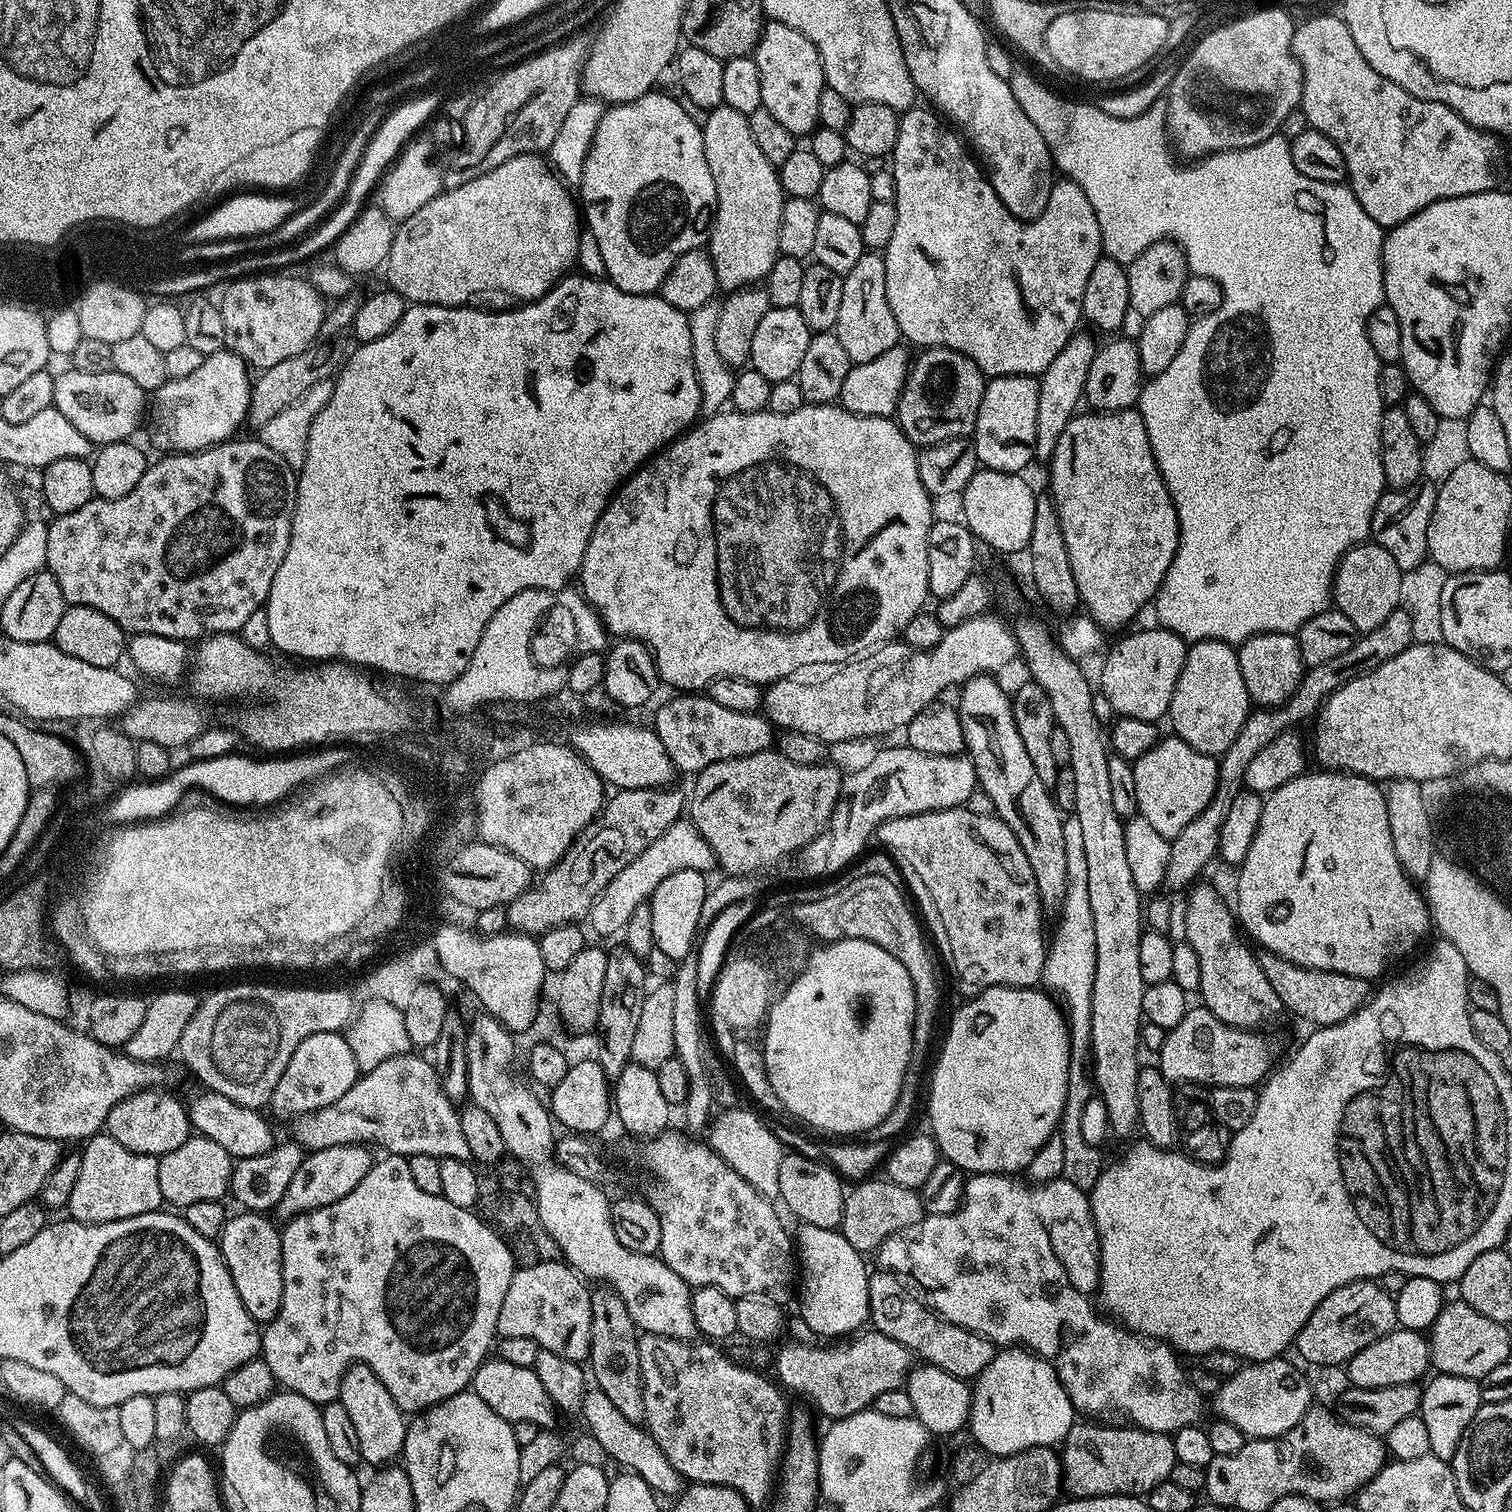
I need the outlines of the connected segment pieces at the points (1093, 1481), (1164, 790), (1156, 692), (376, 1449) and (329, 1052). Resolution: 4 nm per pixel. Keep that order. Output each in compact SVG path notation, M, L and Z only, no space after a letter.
M1088 1422L1092 1424L1073 1423L1072 1429L1068 1431L1068 1439L1062 1445L1062 1451L1059 1453L1060 1464L1063 1468L1063 1487L1066 1489L1067 1495L1072 1498L1080 1498L1085 1496L1138 1496L1147 1497L1148 1489L1158 1486L1158 1482L1169 1479L1171 1468L1174 1463L1172 1454L1172 1438L1166 1432L1146 1432L1143 1430L1131 1430L1132 1432L1115 1432L1112 1428L1103 1428L1102 1425L1096 1424L1100 1422Z
M1175 734L1165 735L1150 750L1146 750L1142 758L1135 760L1132 769L1134 790L1138 790L1136 811L1163 836L1171 838L1182 834L1182 829L1194 822L1194 818L1210 806L1210 798L1214 798L1218 782L1217 757L1194 750L1194 746Z
M1159 626L1144 628L1141 632L1131 632L1124 634L1129 634L1129 636L1122 637L1112 649L1111 647L1107 649L1108 657L1100 668L1098 688L1110 702L1113 713L1117 717L1129 716L1139 720L1160 722L1160 719L1168 716L1168 707L1174 698L1174 686L1178 686L1178 674L1182 674L1182 666L1186 662L1189 645L1178 634Z
M355 1363L345 1370L340 1383L338 1403L346 1406L350 1419L354 1421L354 1431L358 1433L358 1450L361 1461L365 1465L368 1463L388 1466L395 1461L392 1460L395 1456L397 1459L403 1453L404 1439L408 1429L405 1413L401 1412L398 1402L390 1398L390 1390L382 1386L378 1374L374 1374L370 1366Z
M338 1032L310 1034L310 1038L302 1041L298 1050L294 1050L290 1062L286 1062L286 1070L282 1070L282 1078L278 1078L278 1086L274 1086L272 1091L270 1108L289 1118L317 1112L338 1102L338 1098L342 1098L342 1094L354 1086L357 1075L354 1050L350 1050L347 1035Z

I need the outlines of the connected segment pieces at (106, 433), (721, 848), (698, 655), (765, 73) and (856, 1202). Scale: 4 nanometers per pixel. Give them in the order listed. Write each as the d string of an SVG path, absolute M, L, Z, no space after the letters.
M67 370L61 376L54 379L53 405L62 414L66 414L66 419L79 430L86 434L86 438L92 441L93 445L103 446L113 444L119 440L128 440L136 432L136 427L141 427L146 416L146 394L140 389L131 378L126 378L126 374L117 372L107 372L106 374L82 374L75 370Z
M769 750L767 752L759 752L758 754L750 754L749 756L743 756L742 758L734 758L733 760L723 760L722 762L714 762L710 766L706 766L700 772L695 773L694 779L696 780L692 784L692 796L690 792L690 799L687 801L686 804L686 812L687 815L690 817L693 826L696 827L698 830L698 834L702 834L702 838L706 838L706 842L710 846L710 850L714 850L714 854L716 855L716 863L718 865L719 871L721 873L730 875L730 876L746 876L749 878L755 877L755 872L764 872L767 868L772 868L775 864L780 864L783 862L784 859L787 858L788 855L799 853L801 848L805 848L805 846L810 843L810 841L815 840L817 836L820 835L821 832L825 831L828 826L828 819L832 816L832 811L834 810L834 806L838 802L838 798L840 797L840 786L842 783L842 772L839 772L838 769L832 765L832 762L825 762L823 764L799 764L798 762L794 762L788 756L780 755L779 751L776 750Z
M833 402L833 403L831 403L831 404L809 404L809 403L805 403L805 405L804 405L804 407L803 407L803 408L799 408L799 409L798 409L798 410L794 410L794 414L774 414L774 413L773 413L773 412L769 412L769 411L767 411L767 410L765 410L765 411L762 411L762 412L755 412L755 413L754 413L754 414L746 414L746 413L745 413L745 412L738 412L738 411L735 411L735 410L721 410L721 411L719 411L719 412L717 412L717 413L716 413L716 415L715 415L715 416L709 416L709 417L707 417L707 418L704 418L704 419L701 419L701 420L700 420L700 421L699 421L699 423L697 423L697 424L696 424L696 425L695 425L695 426L693 426L693 427L691 427L691 428L689 428L689 429L688 429L688 431L687 431L687 432L685 432L685 433L684 433L684 435L683 435L683 436L681 436L681 437L679 437L679 438L677 438L677 439L675 439L675 440L673 440L673 441L672 441L672 443L671 443L671 444L669 444L669 445L667 445L667 447L665 447L665 448L664 448L664 449L663 449L663 450L661 450L661 451L659 451L659 452L657 452L657 453L656 453L656 455L655 455L655 456L653 456L653 457L652 457L652 459L651 459L651 460L649 460L649 461L648 461L648 463L647 463L647 464L645 464L645 465L643 465L643 466L641 466L641 467L639 467L639 468L637 468L637 469L636 469L636 471L635 471L635 472L633 472L633 473L632 473L632 475L631 475L631 476L629 476L629 477L628 477L628 479L627 479L627 480L625 480L625 481L624 481L624 483L623 483L623 484L621 484L621 485L620 485L620 487L619 487L619 488L617 488L617 489L616 489L616 494L615 494L615 496L613 496L613 497L612 497L612 499L611 499L611 500L609 500L609 502L608 502L608 505L606 505L606 506L605 506L605 507L604 507L604 513L602 513L602 515L601 515L601 516L600 516L600 517L599 517L599 518L598 518L598 522L597 522L597 523L596 523L596 525L595 525L595 526L594 526L594 534L590 534L590 538L589 538L589 539L588 539L588 545L587 545L587 546L586 546L586 554L585 554L585 555L584 555L584 557L583 557L583 558L582 558L582 562L581 562L581 563L580 563L580 571L579 571L579 573L578 573L578 581L579 581L579 580L580 580L580 588L581 588L581 590L582 590L582 591L584 591L584 596L583 596L583 599L584 599L584 600L585 600L585 601L587 601L587 603L589 603L589 604L591 604L591 606L592 606L592 608L593 608L593 609L595 609L595 611L596 611L596 613L598 613L598 615L600 615L600 621L601 621L601 622L602 622L602 623L604 623L604 627L605 627L605 628L607 628L607 629L608 629L608 631L609 631L609 633L611 633L611 635L612 635L612 636L613 636L613 637L616 637L616 638L631 638L631 639L633 639L633 640L640 640L640 641L642 641L642 643L644 643L644 644L645 644L645 646L646 646L646 647L648 647L648 648L649 648L649 650L650 650L650 651L651 651L651 652L652 652L652 660L653 660L653 661L654 661L654 662L655 662L655 663L656 663L656 672L657 672L657 674L658 674L658 675L660 675L660 679L661 679L661 681L663 681L663 683L664 683L664 684L665 684L665 685L666 685L666 684L667 684L667 683L668 683L668 684L669 684L669 686L670 686L670 687L672 687L672 688L676 688L676 689L672 689L672 690L679 690L679 691L680 691L680 692L681 692L681 693L684 693L684 694L696 694L696 693L699 693L699 692L700 692L700 691L701 691L701 690L704 690L704 689L707 689L707 686L708 686L708 681L709 681L709 680L716 680L716 679L717 679L717 678L719 678L719 676L733 676L733 677L734 677L734 678L746 678L746 679L747 679L747 680L749 680L749 681L750 681L750 682L754 682L754 683L755 683L755 684L759 684L759 685L761 685L761 686L767 686L767 685L769 685L769 684L773 684L773 683L774 683L774 682L775 682L775 681L776 681L776 680L777 680L777 679L778 679L778 678L786 678L786 674L794 674L794 670L802 670L802 666L814 666L814 665L815 665L815 664L845 664L845 663L846 663L846 661L847 661L847 660L854 660L854 659L857 659L857 658L860 658L860 657L863 657L863 656L864 656L864 655L865 655L865 654L867 654L867 653L869 653L869 652L871 652L871 651L873 651L873 650L875 650L875 649L877 649L877 648L879 648L879 647L880 647L880 645L882 645L882 644L886 644L886 643L889 643L889 642L892 642L892 641L895 641L895 640L896 640L896 639L897 639L897 637L899 637L899 636L900 636L900 635L901 635L901 633L903 633L903 630L904 630L904 627L905 627L905 626L906 626L906 622L910 622L910 618L914 618L914 617L915 617L915 616L917 616L917 615L918 615L918 613L920 613L920 611L922 611L922 609L923 609L923 608L924 608L924 607L925 607L925 605L927 605L927 604L924 604L924 603L926 603L926 602L927 602L927 600L930 600L930 593L929 593L929 591L928 591L928 579L929 579L929 578L930 578L930 562L929 562L929 561L928 561L928 535L929 535L929 534L930 534L930 530L931 530L931 529L932 529L932 525L933 525L933 523L934 523L934 515L933 515L933 516L932 516L932 504L934 504L934 500L933 500L933 497L931 497L931 496L929 496L929 495L928 495L928 491L927 491L927 490L926 490L926 486L922 486L922 478L918 478L918 462L917 462L917 461L916 461L916 458L917 458L917 455L918 455L918 449L917 449L917 447L916 447L916 445L915 445L915 444L911 444L911 443L910 443L910 441L908 441L908 439L907 439L907 438L906 438L906 434L905 434L905 433L904 433L904 431L903 431L903 430L901 430L901 429L900 429L900 426L899 426L899 424L897 424L897 423L896 423L896 421L895 421L895 419L892 419L892 418L889 418L889 417L887 417L887 416L863 416L863 415L862 415L862 414L854 414L854 413L853 413L853 412L851 412L851 411L850 411L850 410L846 410L846 409L845 409L845 408L842 408L842 407L840 407L840 405L839 405L839 403L836 403L836 402Z
M769 19L760 32L754 59L758 66L758 74L762 78L763 108L770 110L774 119L781 126L786 126L786 130L790 130L792 136L811 137L820 122L818 102L822 99L822 90L826 86L822 62L814 42L798 34L798 30L790 30L790 26Z
M869 1178L853 1183L847 1189L842 1222L838 1229L841 1235L854 1246L854 1250L863 1254L875 1253L884 1240L914 1226L926 1215L917 1189L898 1186L887 1178L876 1179Z

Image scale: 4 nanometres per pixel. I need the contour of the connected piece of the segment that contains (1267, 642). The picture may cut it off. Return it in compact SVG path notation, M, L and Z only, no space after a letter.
M1263 632L1239 645L1236 657L1242 682L1246 682L1248 699L1262 708L1277 708L1285 704L1304 680L1306 665L1302 658L1300 641L1290 632Z

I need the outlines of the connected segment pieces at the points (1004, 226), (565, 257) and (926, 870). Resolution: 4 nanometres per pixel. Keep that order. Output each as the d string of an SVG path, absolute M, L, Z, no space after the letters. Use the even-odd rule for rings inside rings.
M913 106L900 116L898 142L890 157L890 171L896 187L894 203L898 210L898 222L894 226L894 235L890 237L890 242L882 249L882 255L886 262L886 299L890 302L894 322L898 322L901 337L905 341L909 340L909 342L907 341L909 345L920 344L921 349L949 348L954 350L958 354L970 358L970 362L978 365L985 377L1039 377L1046 370L1046 366L1050 366L1050 362L1054 362L1054 358L1058 358L1058 350L1062 350L1066 346L1070 337L1077 335L1079 328L1076 327L1082 324L1082 294L1086 294L1086 281L1090 278L1090 270L1094 270L1094 262L1098 262L1102 255L1099 224L1098 218L1094 214L1094 206L1090 206L1090 198L1086 198L1080 184L1075 184L1073 180L1067 178L1060 178L1053 183L1049 201L1046 202L1046 208L1042 210L1040 216L1032 221L1019 220L999 200L987 175L982 171L981 165L974 159L973 153L965 145L965 149L960 145L961 137L935 111L929 110L927 107L924 107L925 109L920 107ZM980 234L1006 234L1006 238L1010 238L1010 240L1006 240L1004 248L1010 250L1008 252L1010 260L1002 262L1000 268L998 266L990 268L978 250L980 246L990 248L990 244L984 244ZM1024 246L1026 246L1026 264L1022 262L1020 252L1018 252L1018 250L1024 250Z
M537 153L518 154L500 166L494 166L489 172L484 172L478 178L466 182L457 188L449 188L441 191L440 195L434 197L418 214L410 214L410 218L399 221L398 227L392 233L392 245L390 254L384 262L382 275L391 291L398 293L409 305L413 304L437 304L454 308L469 303L472 292L505 292L513 296L516 302L531 302L539 300L556 285L560 279L569 271L571 264L577 263L580 254L580 233L582 231L582 216L578 211L577 201L570 193L569 185L556 175L551 163L543 155Z
M961 806L959 808L947 808L937 812L923 812L913 816L887 820L876 831L875 843L880 843L877 845L887 852L892 857L893 862L896 863L896 870L903 887L909 893L912 891L916 895L916 900L914 899L915 907L918 909L927 931L930 933L931 939L934 941L935 951L938 953L943 967L946 972L946 967L948 967L948 972L952 975L952 980L956 983L957 990L962 994L961 997L971 998L979 992L986 991L988 988L1036 988L1041 983L1040 975L1044 969L1046 955L1046 932L1044 936L1046 917L1038 898L1038 886L1034 882L1034 870L1030 870L1030 862L1026 862L1026 854L1022 850L1018 838L1014 838L1010 826L1003 824L995 815L987 814L988 816L983 816L982 813L971 812L970 809L971 807Z

